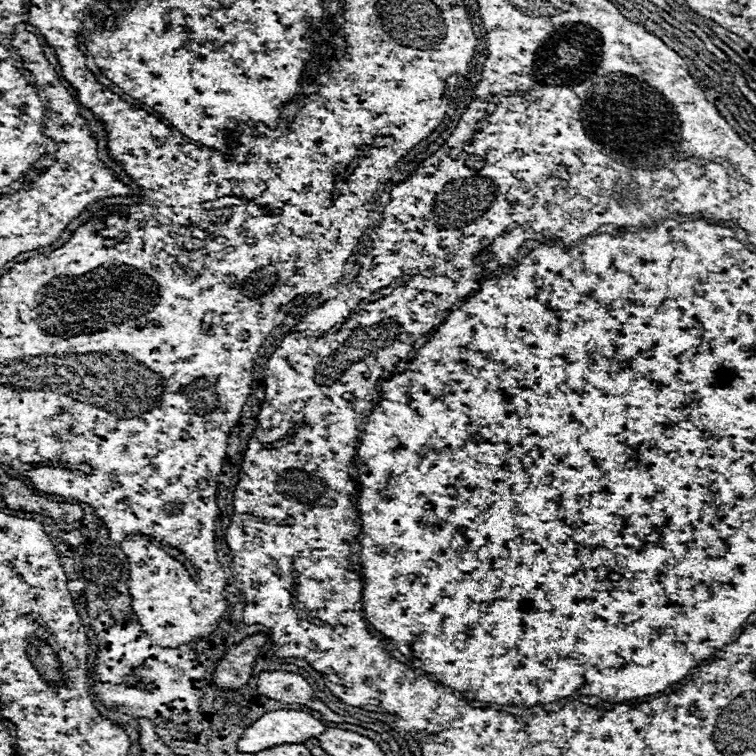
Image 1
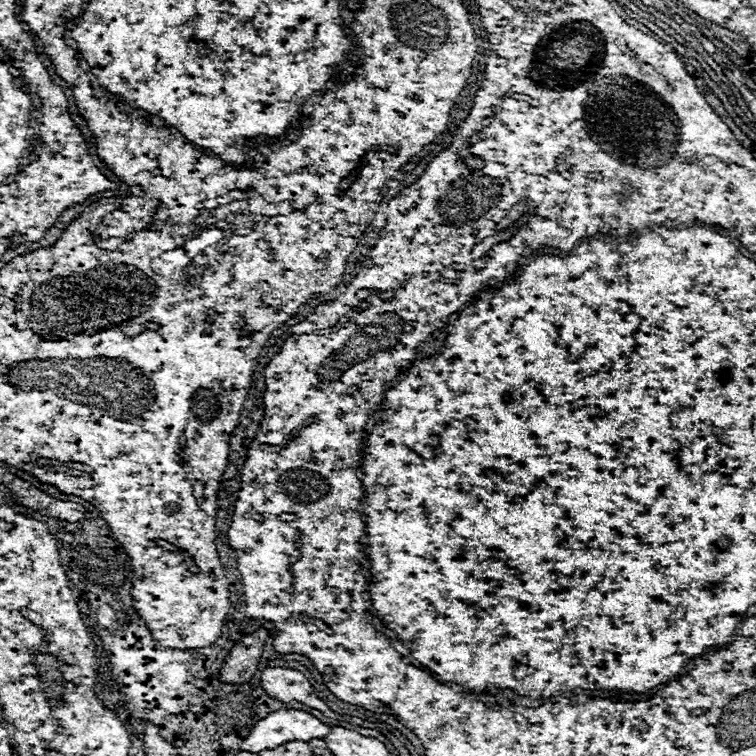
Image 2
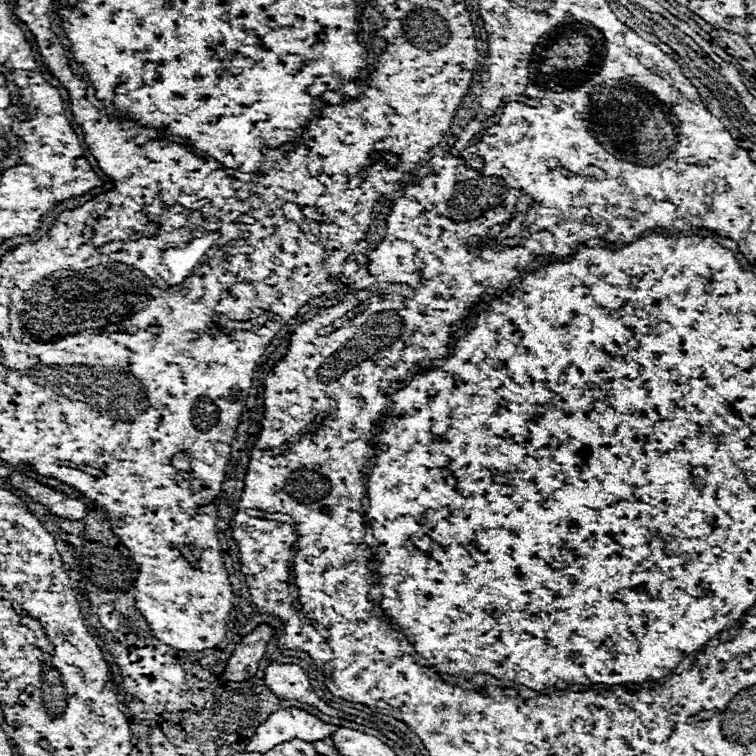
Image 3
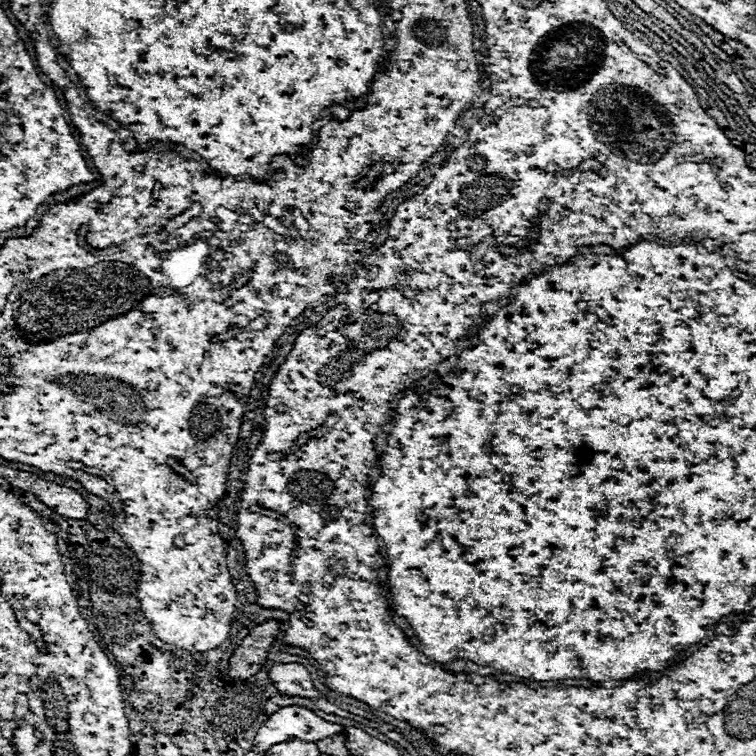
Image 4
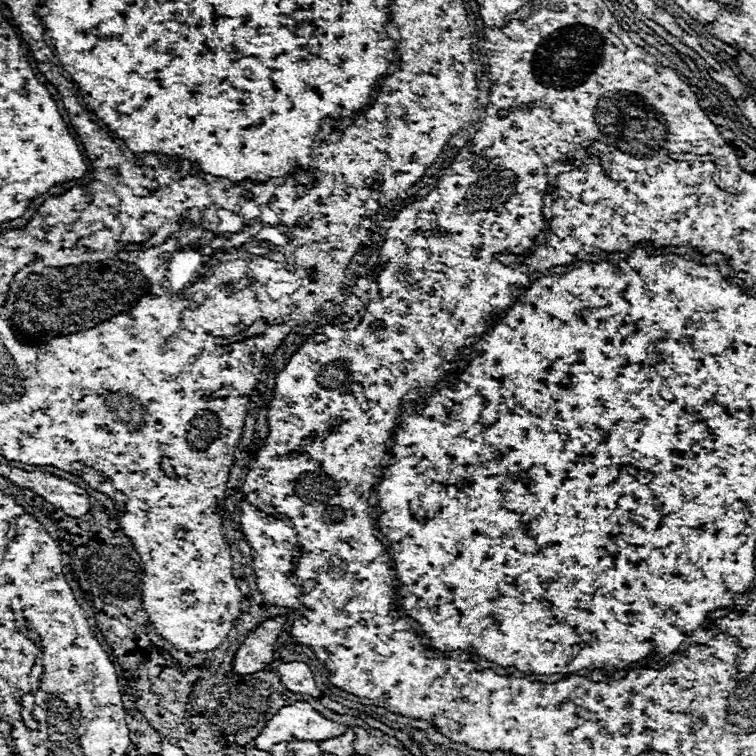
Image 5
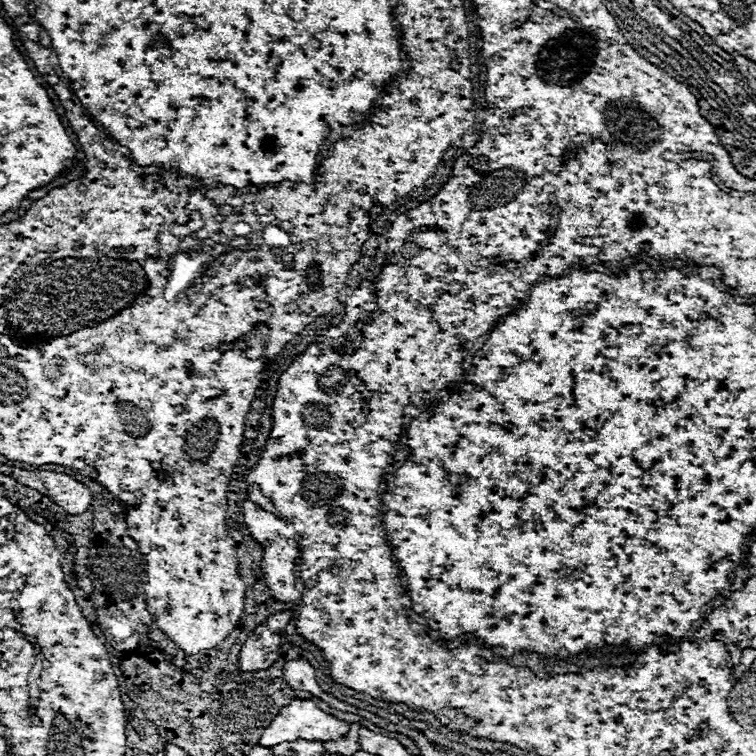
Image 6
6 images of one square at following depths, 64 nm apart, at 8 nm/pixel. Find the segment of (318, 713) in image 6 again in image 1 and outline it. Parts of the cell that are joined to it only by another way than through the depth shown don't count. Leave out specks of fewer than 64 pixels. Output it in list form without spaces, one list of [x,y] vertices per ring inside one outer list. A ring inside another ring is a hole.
[[[274,710],[256,720],[238,742],[238,752],[256,754],[280,744],[300,744],[324,734],[326,726],[302,710]]]

